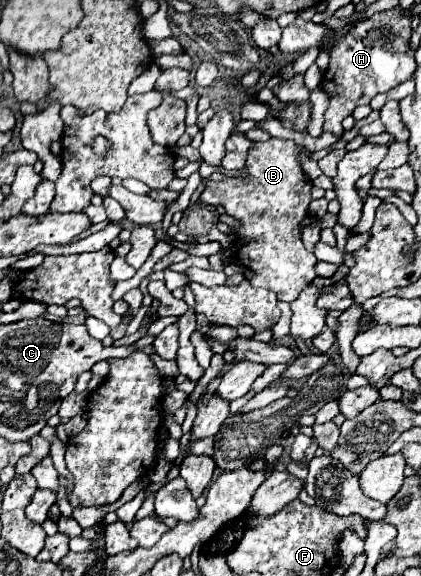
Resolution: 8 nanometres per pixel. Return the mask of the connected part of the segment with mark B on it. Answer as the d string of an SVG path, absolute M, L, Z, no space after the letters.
M270 138L268 142L254 142L248 152L246 178L224 178L222 182L208 182L200 196L202 204L222 204L226 214L240 222L236 230L234 260L254 272L254 288L272 290L278 300L292 302L318 274L314 270L316 258L302 246L302 220L308 218L308 204L312 202L312 182L298 164L304 148L294 140Z

